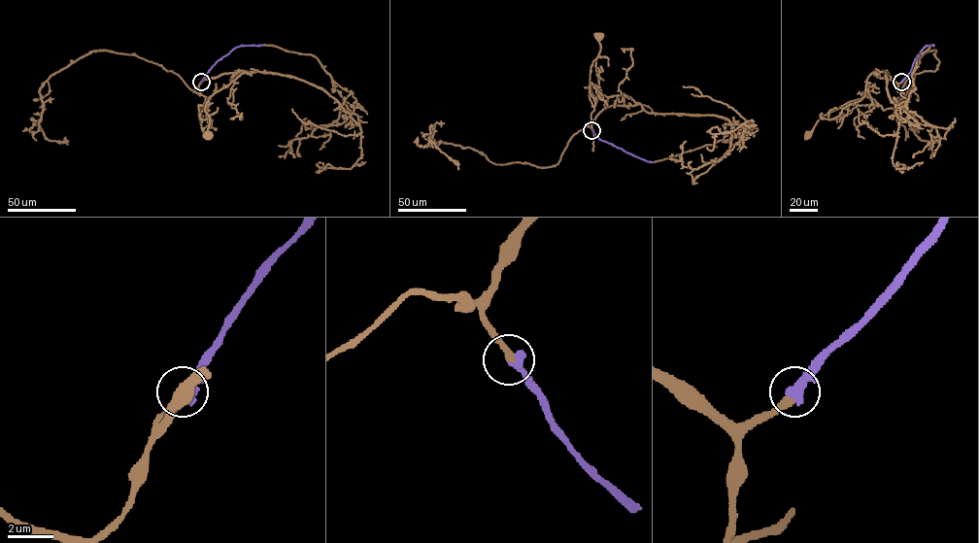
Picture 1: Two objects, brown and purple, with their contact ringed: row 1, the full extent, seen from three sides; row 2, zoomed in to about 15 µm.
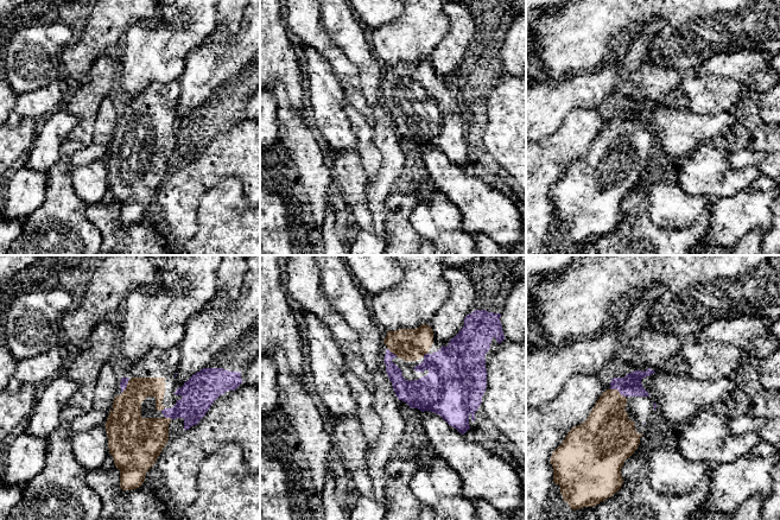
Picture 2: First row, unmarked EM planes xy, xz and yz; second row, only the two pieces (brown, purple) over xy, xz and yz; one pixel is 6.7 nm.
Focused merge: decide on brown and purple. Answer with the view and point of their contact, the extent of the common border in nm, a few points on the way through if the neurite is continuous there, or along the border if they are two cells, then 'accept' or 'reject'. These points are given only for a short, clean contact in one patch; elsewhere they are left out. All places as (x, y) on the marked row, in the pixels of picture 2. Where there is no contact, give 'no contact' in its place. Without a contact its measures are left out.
yz (617, 391) | 130 nm | accept

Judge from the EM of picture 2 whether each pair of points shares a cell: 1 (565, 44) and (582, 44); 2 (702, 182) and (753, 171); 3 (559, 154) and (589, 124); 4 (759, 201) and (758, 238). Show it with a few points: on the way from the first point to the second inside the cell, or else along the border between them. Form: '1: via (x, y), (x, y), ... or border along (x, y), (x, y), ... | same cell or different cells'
1: via (569, 44), (578, 44) | same cell
2: via (715, 179), (740, 179) | same cell
3: via (565, 147), (582, 131) | same cell
4: border along (766, 232), (761, 228), (752, 228), (737, 242) | different cells

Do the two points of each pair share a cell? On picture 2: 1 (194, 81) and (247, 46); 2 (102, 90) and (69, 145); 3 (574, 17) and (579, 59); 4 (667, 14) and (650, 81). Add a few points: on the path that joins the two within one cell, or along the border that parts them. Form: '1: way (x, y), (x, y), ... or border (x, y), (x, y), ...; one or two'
1: way (207, 69), (213, 63), (228, 58), (234, 54); one
2: border (67, 138), (78, 140), (83, 145); two
3: way (585, 27), (595, 37), (595, 48), (591, 51); one
4: border (651, 63), (677, 68), (682, 71); two

